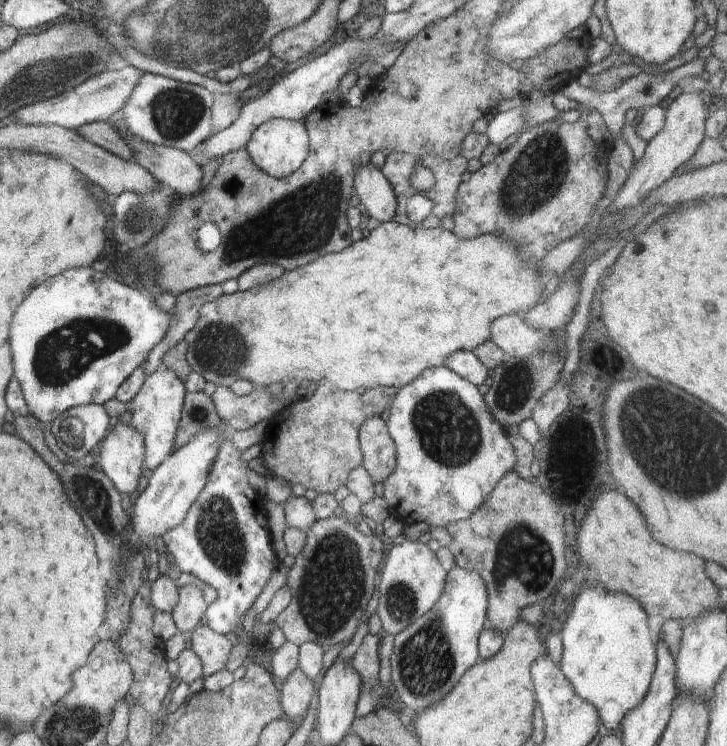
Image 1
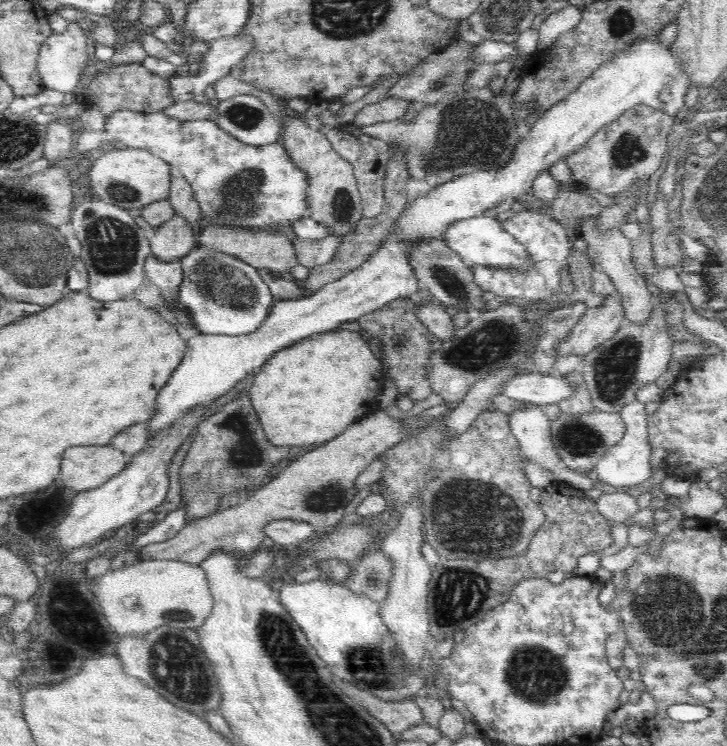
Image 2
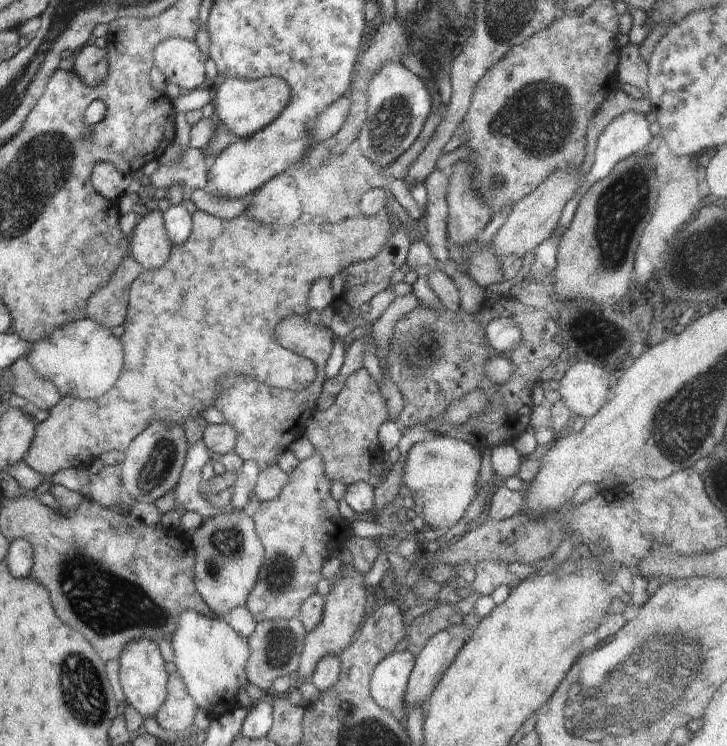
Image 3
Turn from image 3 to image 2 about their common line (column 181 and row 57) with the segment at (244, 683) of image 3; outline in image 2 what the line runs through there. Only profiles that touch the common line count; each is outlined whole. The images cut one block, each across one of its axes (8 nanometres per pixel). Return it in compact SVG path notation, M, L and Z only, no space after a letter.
M657 36L636 41L628 48L617 51L612 60L600 65L600 68L596 69L587 79L584 79L584 82L581 82L576 90L573 90L567 97L545 110L529 131L522 131L521 139L517 142L511 159L508 159L504 166L492 170L480 169L453 178L451 181L435 186L431 191L414 199L403 210L403 213L397 216L392 232L382 243L382 246L372 253L372 256L364 264L358 266L356 270L348 272L346 276L334 282L327 282L326 285L318 289L318 292L305 298L278 301L266 320L260 325L260 328L250 334L230 336L200 333L189 339L188 348L186 348L179 368L176 368L171 379L166 382L166 386L158 392L158 398L154 402L154 416L148 418L148 438L152 438L160 431L167 431L174 421L181 419L195 406L206 404L226 394L235 384L238 384L242 379L246 379L248 374L260 369L279 350L312 335L316 336L317 333L332 331L343 322L356 321L359 316L382 308L388 302L400 298L404 299L415 294L418 291L419 281L416 279L415 271L411 268L409 259L411 258L411 251L417 243L420 243L423 239L442 239L450 224L454 224L458 220L464 220L464 218L482 215L482 212L486 212L489 208L490 210L496 208L496 205L500 202L512 202L512 198L530 192L530 190L533 190L533 182L540 172L549 171L550 166L556 164L558 160L566 159L566 156L575 153L600 128L604 128L610 122L620 118L624 111L630 110L636 105L648 105L679 120L686 109L684 100L686 100L686 92L689 89L688 75L683 72L681 60L673 53L671 44L668 46L662 45Z

